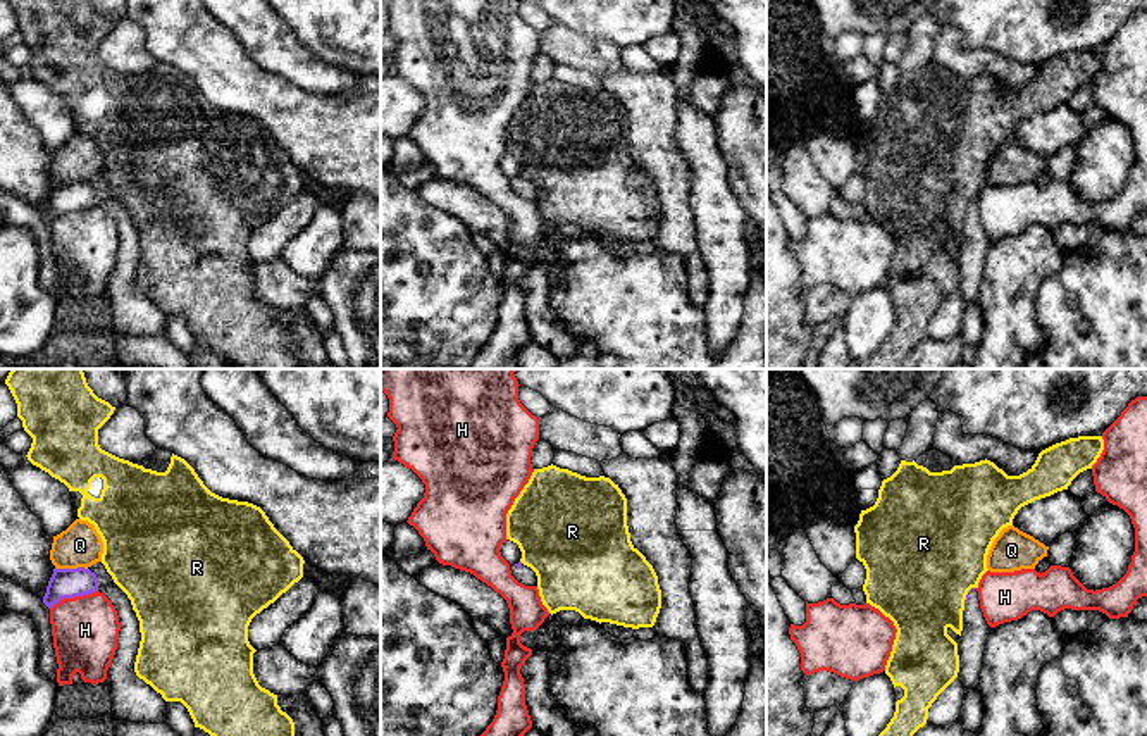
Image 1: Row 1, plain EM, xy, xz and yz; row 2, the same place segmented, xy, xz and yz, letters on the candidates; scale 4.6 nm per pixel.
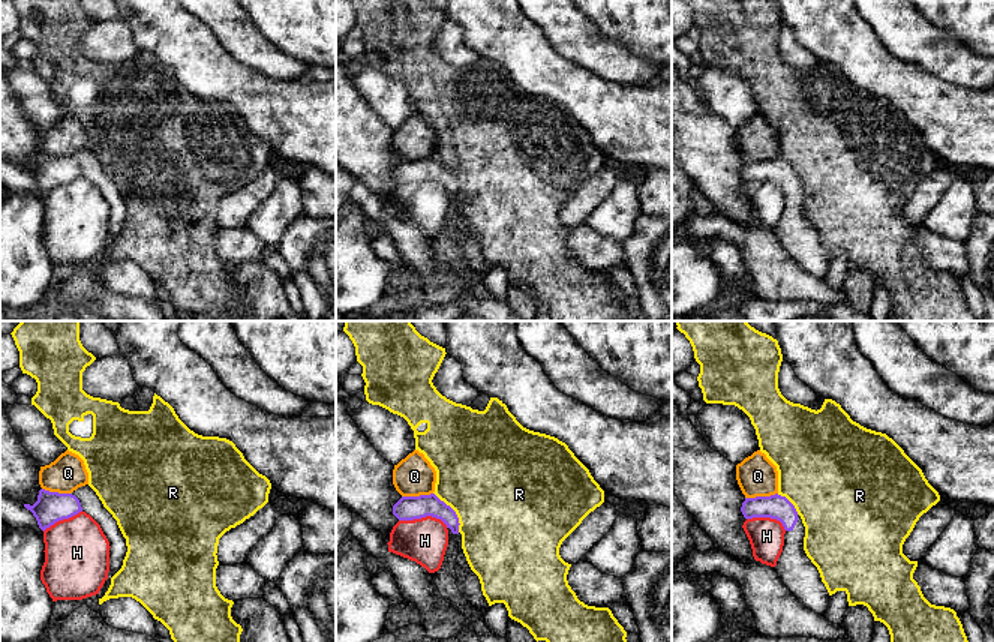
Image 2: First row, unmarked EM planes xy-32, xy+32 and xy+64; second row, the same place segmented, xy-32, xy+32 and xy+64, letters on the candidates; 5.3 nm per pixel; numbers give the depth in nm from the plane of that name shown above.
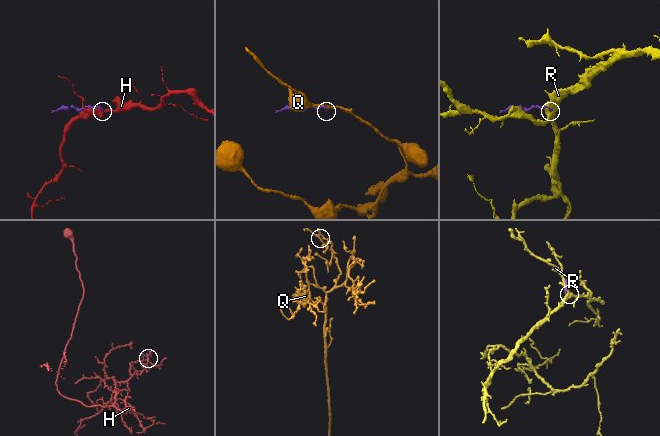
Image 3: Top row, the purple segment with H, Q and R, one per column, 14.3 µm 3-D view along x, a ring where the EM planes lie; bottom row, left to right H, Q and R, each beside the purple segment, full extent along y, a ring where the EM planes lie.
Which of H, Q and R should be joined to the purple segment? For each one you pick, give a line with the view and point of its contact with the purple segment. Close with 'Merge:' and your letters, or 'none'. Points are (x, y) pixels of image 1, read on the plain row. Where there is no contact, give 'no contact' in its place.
Merge: none

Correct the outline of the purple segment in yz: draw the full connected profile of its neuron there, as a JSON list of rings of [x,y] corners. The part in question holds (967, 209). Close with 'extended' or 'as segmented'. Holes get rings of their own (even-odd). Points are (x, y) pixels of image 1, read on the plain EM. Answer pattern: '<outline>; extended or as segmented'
[[[971,202],[964,214],[963,245],[958,253],[959,286],[958,291],[966,303],[978,303],[983,283],[983,265],[992,241],[980,222],[978,205]]]; extended

